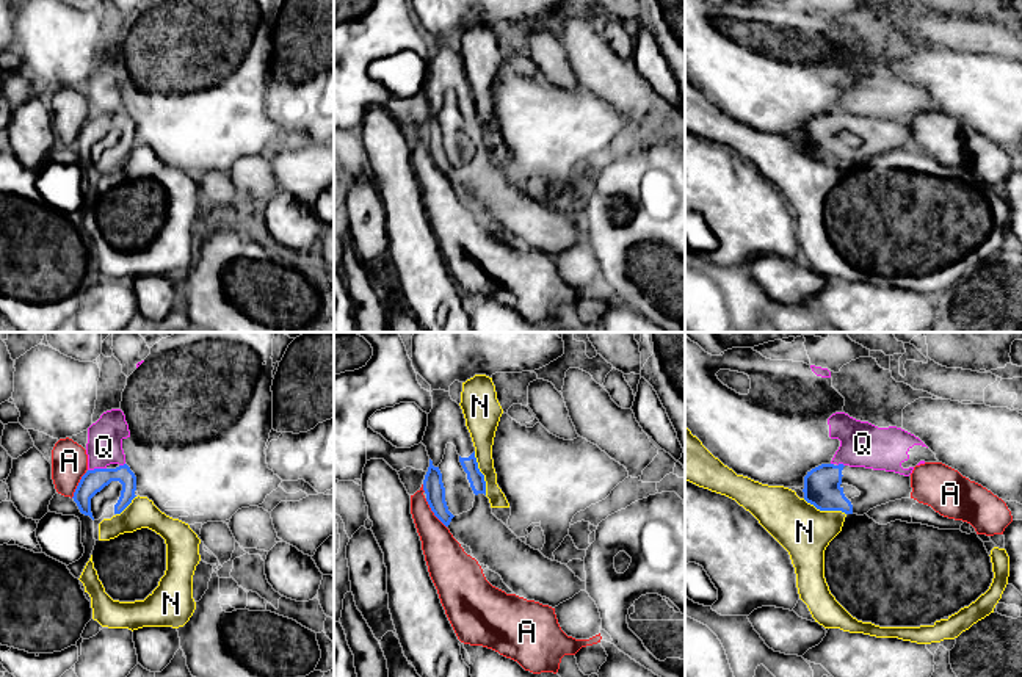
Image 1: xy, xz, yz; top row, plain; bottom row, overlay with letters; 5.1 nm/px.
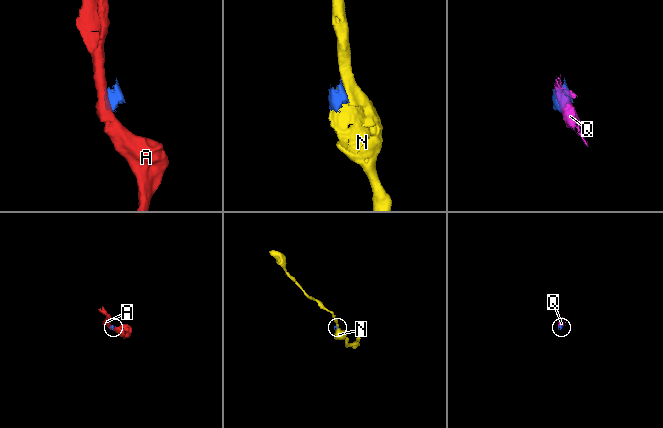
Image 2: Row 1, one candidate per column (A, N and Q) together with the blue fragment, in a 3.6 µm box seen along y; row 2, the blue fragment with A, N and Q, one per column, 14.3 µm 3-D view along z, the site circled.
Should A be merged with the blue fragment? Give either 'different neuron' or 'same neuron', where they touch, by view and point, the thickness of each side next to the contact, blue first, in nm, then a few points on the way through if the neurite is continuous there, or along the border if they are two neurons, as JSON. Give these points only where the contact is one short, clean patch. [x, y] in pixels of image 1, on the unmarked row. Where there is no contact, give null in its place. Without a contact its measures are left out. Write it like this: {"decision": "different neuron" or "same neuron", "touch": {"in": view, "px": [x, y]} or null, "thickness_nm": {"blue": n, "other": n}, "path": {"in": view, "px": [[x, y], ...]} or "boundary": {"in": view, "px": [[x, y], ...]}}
{"decision": "different neuron", "touch": {"in": "xz", "px": [433, 160]}, "thickness_nm": {"blue": 110, "other": 200}, "boundary": {"in": "xz", "px": [[425, 148], [433, 163], [445, 176]]}}

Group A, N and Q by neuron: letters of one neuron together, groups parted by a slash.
A / N / Q

